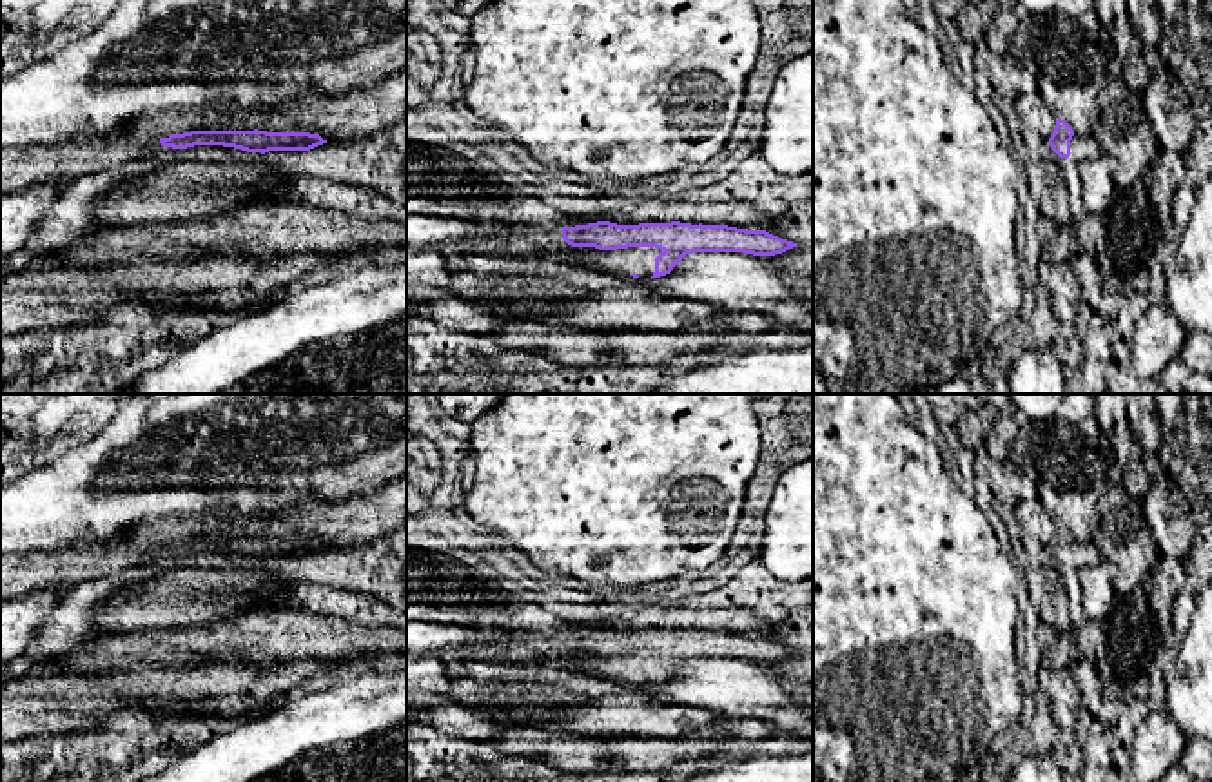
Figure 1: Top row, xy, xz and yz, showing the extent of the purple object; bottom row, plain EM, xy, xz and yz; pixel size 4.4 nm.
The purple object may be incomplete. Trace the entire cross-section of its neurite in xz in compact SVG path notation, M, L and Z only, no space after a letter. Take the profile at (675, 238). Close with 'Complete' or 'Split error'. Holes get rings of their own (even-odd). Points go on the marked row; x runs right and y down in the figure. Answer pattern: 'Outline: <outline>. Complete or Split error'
Outline: M597 221L575 227L542 227L501 223L499 234L488 239L435 245L446 254L539 256L570 254L572 263L595 267L633 278L660 278L673 270L686 254L744 252L753 256L782 254L797 243L766 230L746 230L728 225L639 223L617 225Z. Split error

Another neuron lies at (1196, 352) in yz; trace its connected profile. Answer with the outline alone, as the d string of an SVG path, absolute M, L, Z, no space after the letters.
M1187 332L1179 359L1192 370L1212 376L1212 334Z

